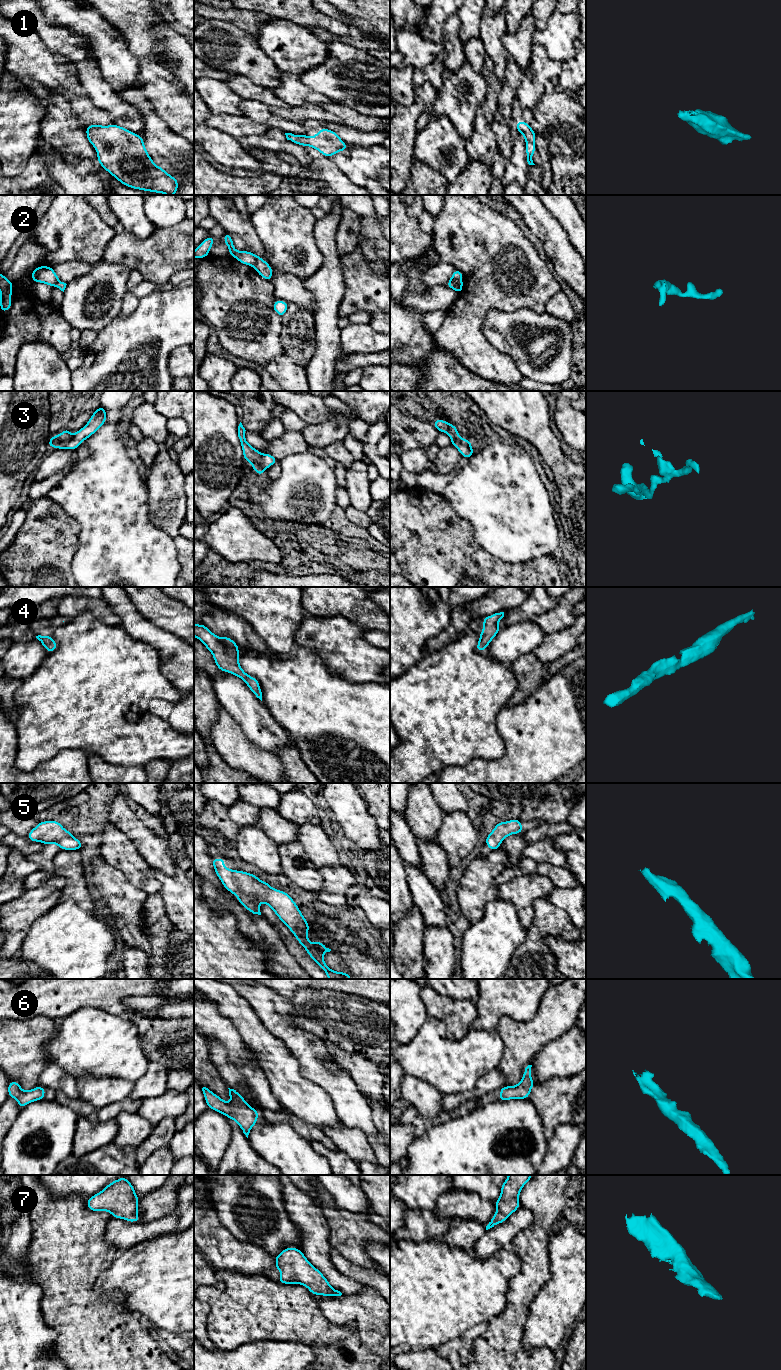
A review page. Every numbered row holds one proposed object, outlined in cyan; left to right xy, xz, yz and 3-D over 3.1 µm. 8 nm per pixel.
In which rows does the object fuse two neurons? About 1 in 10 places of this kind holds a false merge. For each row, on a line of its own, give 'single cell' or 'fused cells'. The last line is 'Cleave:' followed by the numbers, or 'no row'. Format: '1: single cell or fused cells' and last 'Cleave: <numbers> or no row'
1: single cell
2: single cell
3: single cell
4: single cell
5: single cell
6: single cell
7: single cell
Cleave: no row

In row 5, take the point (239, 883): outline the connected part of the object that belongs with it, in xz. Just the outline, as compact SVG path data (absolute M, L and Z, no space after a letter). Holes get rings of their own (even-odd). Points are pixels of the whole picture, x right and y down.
M224 857L212 858L215 873L221 880L223 887L234 894L243 907L253 914L261 915L259 905L261 902L266 903L289 928L312 960L323 969L329 979L351 979L352 975L333 971L326 965L323 954L330 952L331 949L321 941L313 944L308 940L309 923L288 893L272 888L268 882L260 880L254 874L226 868L224 861Z

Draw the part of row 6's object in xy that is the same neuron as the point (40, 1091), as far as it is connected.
M10 1081L8 1084L8 1097L15 1098L22 1109L29 1103L44 1100L46 1088L37 1086L29 1091L23 1091L17 1081Z

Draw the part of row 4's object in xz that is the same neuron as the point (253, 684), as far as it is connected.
M194 624L194 637L198 638L211 652L218 669L231 673L244 680L251 692L262 701L262 692L258 680L243 671L239 664L239 647L229 637L218 637L204 624Z

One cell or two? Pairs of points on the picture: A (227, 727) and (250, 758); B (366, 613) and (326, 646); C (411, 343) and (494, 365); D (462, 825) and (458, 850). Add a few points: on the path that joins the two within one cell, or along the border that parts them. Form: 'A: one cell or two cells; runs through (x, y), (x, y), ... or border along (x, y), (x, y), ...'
A: one cell; runs through (227, 735), (242, 750)
B: two cells; border along (331, 617), (343, 616), (364, 630)
C: two cells; border along (440, 346), (450, 351), (471, 371)
D: one cell; runs through (458, 831), (458, 844)

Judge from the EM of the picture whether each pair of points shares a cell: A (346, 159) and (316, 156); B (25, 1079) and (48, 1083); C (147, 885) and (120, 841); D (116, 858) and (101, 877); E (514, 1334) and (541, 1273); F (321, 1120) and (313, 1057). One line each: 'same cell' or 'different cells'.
A: different cells
B: different cells
C: same cell
D: different cells
E: same cell
F: different cells

